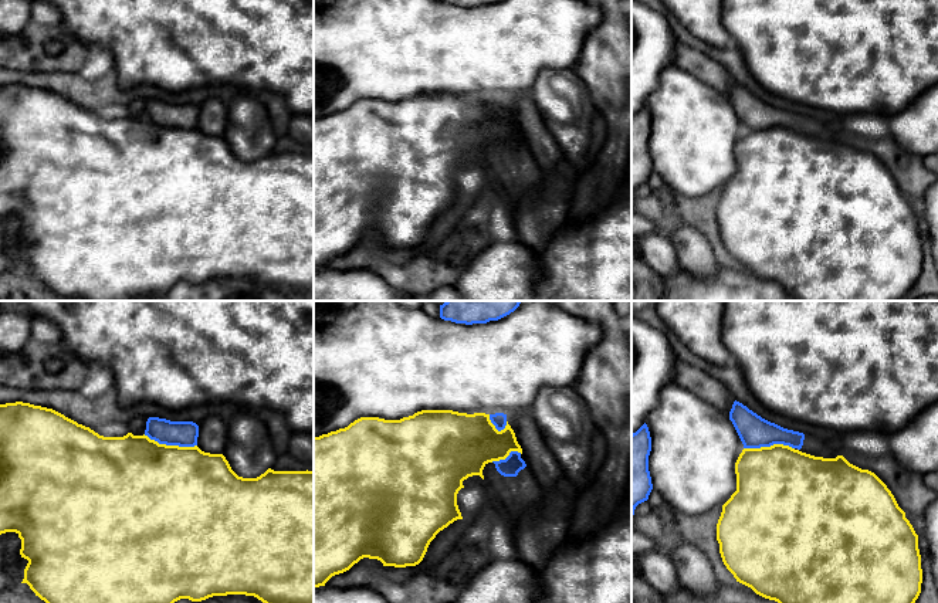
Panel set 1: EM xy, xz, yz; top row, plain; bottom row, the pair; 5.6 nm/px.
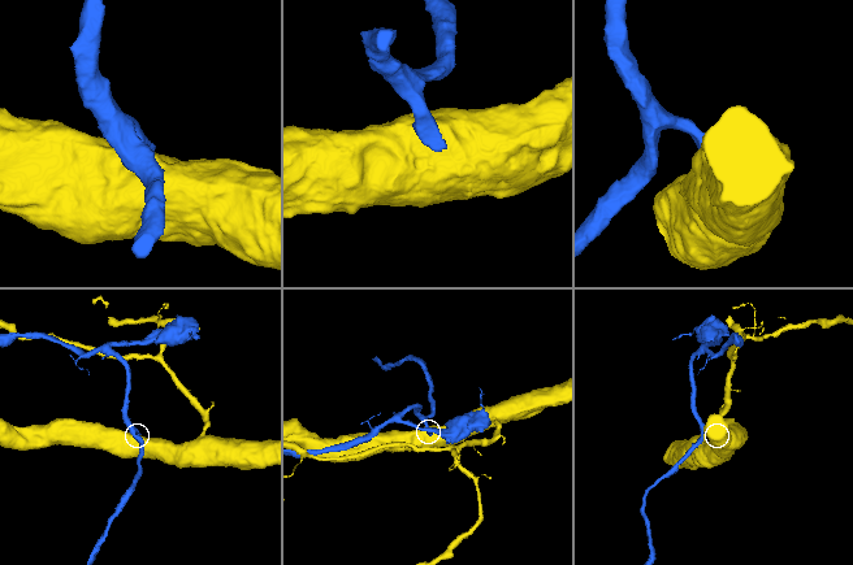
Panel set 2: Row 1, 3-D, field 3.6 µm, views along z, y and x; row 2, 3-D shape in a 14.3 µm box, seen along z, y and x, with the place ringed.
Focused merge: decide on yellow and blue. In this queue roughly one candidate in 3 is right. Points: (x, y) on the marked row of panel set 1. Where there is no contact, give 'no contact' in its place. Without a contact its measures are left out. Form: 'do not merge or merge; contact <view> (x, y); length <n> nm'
do not merge; contact xy (170, 446); length 320 nm

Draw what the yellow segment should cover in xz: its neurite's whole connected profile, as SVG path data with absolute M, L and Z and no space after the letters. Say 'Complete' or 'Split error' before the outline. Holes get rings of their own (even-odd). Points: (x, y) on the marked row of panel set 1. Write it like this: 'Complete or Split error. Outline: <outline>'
Complete. Outline: M421 410L400 420L360 417L345 428L314 437L314 587L325 586L335 575L349 570L363 558L377 559L383 566L406 568L419 565L436 535L457 519L463 519L457 505L457 494L464 488L463 481L473 475L484 480L482 470L488 463L505 460L511 451L522 454L515 433L507 421L498 431L485 413L458 413L453 410Z

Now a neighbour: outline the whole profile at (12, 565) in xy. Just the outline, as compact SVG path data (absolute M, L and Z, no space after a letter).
M16 532L0 535L0 592L20 585L24 579L24 569L28 563L20 555L21 539Z

